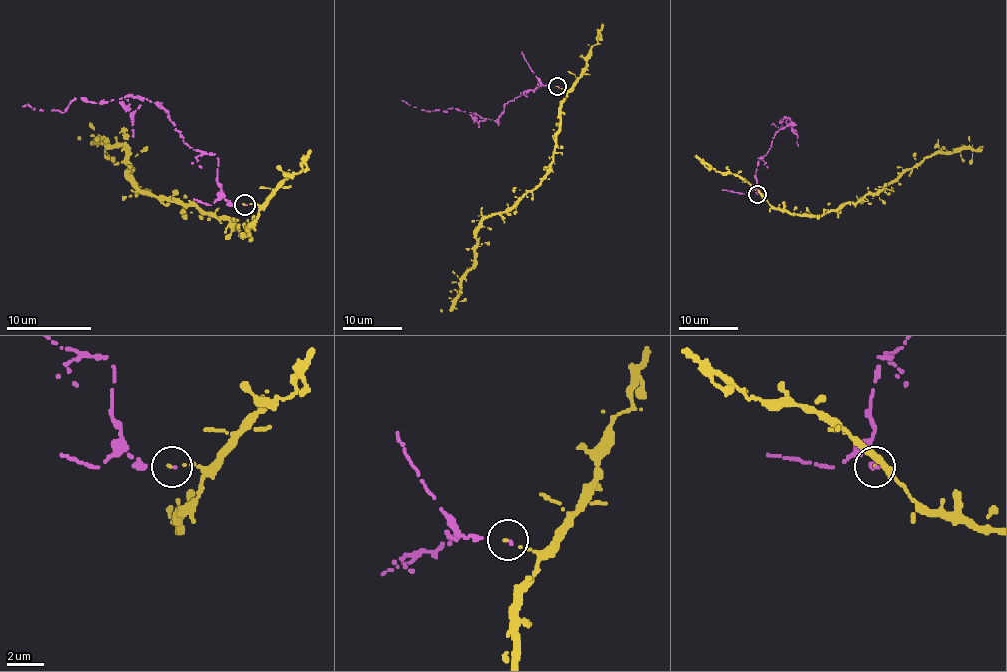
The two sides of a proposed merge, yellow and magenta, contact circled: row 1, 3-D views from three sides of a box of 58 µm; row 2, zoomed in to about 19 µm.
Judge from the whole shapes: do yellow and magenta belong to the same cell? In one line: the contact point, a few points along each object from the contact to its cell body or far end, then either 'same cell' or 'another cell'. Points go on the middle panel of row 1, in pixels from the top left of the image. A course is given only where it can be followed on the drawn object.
place (557, 86); course yellow (557, 86), (567, 96), (560, 105), (551, 168), (511, 208), (482, 221), (459, 297), (451, 307), (441, 309); course magenta (558, 86), (537, 84), (535, 90), (505, 105), (496, 120), (456, 108), (429, 111), (402, 101); another cell

